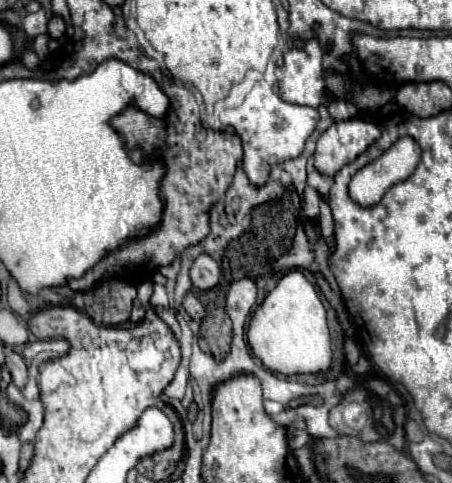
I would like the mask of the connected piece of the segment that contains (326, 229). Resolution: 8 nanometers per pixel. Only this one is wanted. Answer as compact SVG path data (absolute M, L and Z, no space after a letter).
M322 202L320 204L320 218L318 218L318 222L320 222L320 228L322 228L322 236L324 236L324 240L328 242L328 246L332 246L334 244L334 238L332 238L332 214L330 214L330 208L328 208L328 204L326 202Z

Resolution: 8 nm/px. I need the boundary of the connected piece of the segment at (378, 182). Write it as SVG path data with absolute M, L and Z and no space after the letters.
M410 136L396 140L380 158L356 172L350 182L350 198L362 206L378 204L390 186L406 180L414 172L418 158L420 148Z

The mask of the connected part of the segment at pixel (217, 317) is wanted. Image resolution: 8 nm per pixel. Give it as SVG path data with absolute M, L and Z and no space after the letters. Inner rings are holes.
M214 286L208 292L198 290L198 298L204 298L202 304L206 308L206 318L200 322L200 348L204 352L214 354L216 358L226 356L232 342L232 322L224 310L228 286ZM202 294L202 296L200 296Z

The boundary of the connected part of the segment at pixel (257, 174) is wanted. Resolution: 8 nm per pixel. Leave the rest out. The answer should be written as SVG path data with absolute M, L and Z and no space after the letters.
M264 80L252 88L252 92L238 108L226 110L222 114L222 124L232 126L236 134L242 138L242 148L244 148L242 168L252 184L264 184L268 180L270 164L278 164L282 160L300 156L306 138L316 128L316 122L318 122L318 112L314 108L284 102Z

